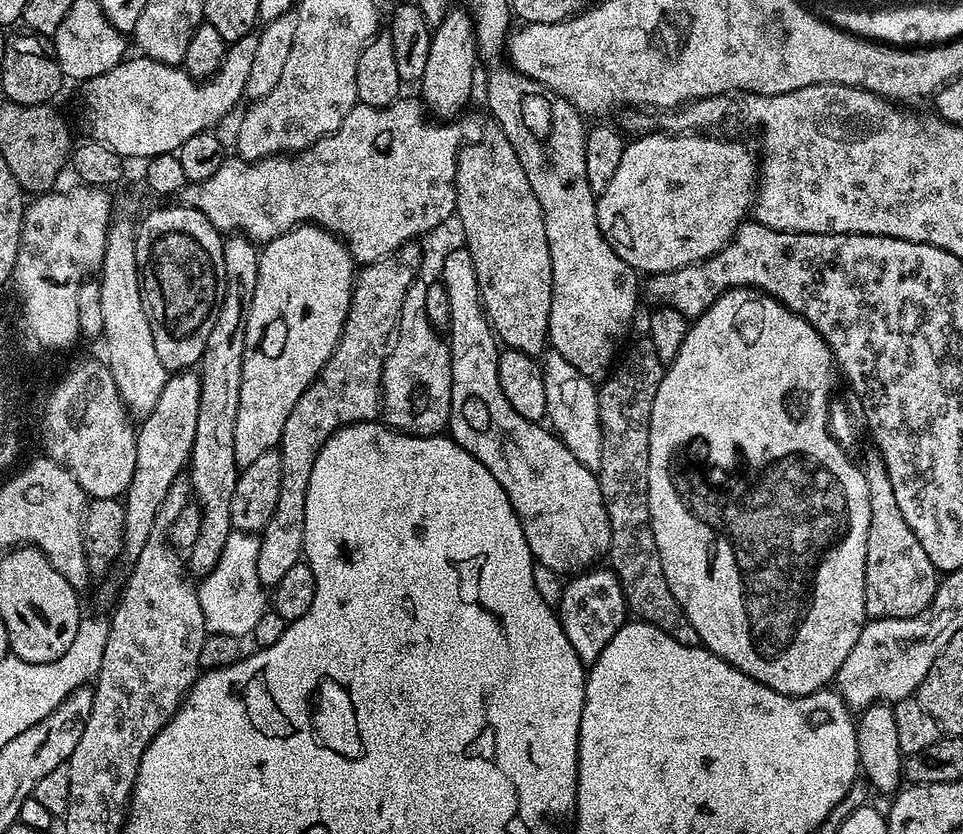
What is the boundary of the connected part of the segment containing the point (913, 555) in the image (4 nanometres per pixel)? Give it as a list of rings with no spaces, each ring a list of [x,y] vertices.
[[[872,458],[869,464],[863,465],[863,469],[870,490],[870,530],[866,534],[866,574],[864,575],[865,617],[917,616],[922,610],[932,605],[938,583],[938,569],[930,562],[926,550],[922,550],[922,542],[918,542],[914,530],[906,526],[906,518],[902,518],[902,510],[898,510],[898,501],[894,498],[894,486],[890,486],[890,474],[886,466],[878,458]]]

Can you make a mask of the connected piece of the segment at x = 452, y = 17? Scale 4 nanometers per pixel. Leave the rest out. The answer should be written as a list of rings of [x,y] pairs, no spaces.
[[[453,7],[432,33],[426,70],[418,82],[422,103],[437,121],[451,121],[457,117],[454,115],[467,106],[468,99],[472,96],[472,83],[476,80],[476,64],[478,65],[476,25],[463,7]]]

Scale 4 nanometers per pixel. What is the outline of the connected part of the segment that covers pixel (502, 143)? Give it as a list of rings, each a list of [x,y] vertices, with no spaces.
[[[489,126],[481,134],[480,140],[465,143],[456,159],[456,210],[457,218],[462,222],[465,231],[464,247],[467,248],[470,258],[474,258],[474,274],[478,274],[478,290],[480,291],[480,305],[484,307],[493,332],[496,333],[499,343],[505,349],[513,348],[522,354],[533,358],[539,357],[549,343],[548,319],[550,318],[550,302],[552,301],[552,267],[550,266],[550,246],[546,242],[546,222],[542,218],[542,206],[538,206],[538,198],[534,198],[534,190],[530,190],[530,178],[526,178],[526,170],[522,170],[522,162],[510,146],[510,138],[495,126]]]

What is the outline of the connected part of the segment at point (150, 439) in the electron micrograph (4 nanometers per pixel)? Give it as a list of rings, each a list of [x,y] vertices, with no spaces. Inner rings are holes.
[[[181,370],[169,375],[166,386],[162,386],[162,395],[150,410],[148,416],[143,417],[136,434],[136,457],[134,458],[134,478],[130,482],[128,491],[122,497],[124,505],[124,550],[123,559],[135,561],[138,554],[142,554],[142,546],[146,546],[146,538],[150,538],[150,530],[154,530],[154,518],[158,518],[158,508],[165,501],[170,486],[189,467],[194,446],[194,429],[198,427],[198,406],[200,405],[200,377],[195,371]]]

